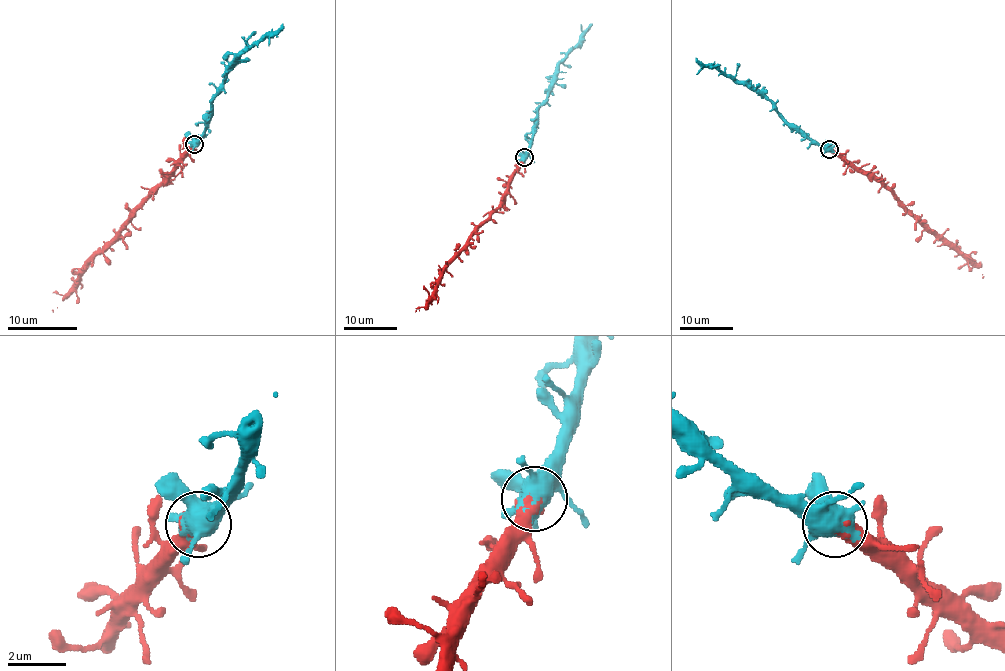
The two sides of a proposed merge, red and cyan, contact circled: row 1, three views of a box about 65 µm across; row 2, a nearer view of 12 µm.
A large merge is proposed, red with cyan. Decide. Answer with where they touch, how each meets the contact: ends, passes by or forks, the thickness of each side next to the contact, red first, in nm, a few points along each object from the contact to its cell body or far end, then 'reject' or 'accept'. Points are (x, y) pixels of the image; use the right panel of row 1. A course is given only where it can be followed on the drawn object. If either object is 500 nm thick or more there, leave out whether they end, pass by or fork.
(829, 149) | 800/500 nm | red via (830, 150), (872, 173), (908, 209), (967, 256), (984, 276) | cyan via (830, 150), (800, 135), (770, 100), (735, 83), (714, 67), (704, 67), (695, 58) | accept

